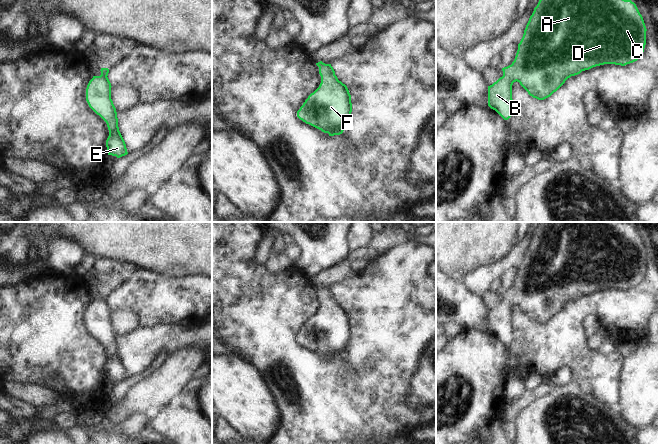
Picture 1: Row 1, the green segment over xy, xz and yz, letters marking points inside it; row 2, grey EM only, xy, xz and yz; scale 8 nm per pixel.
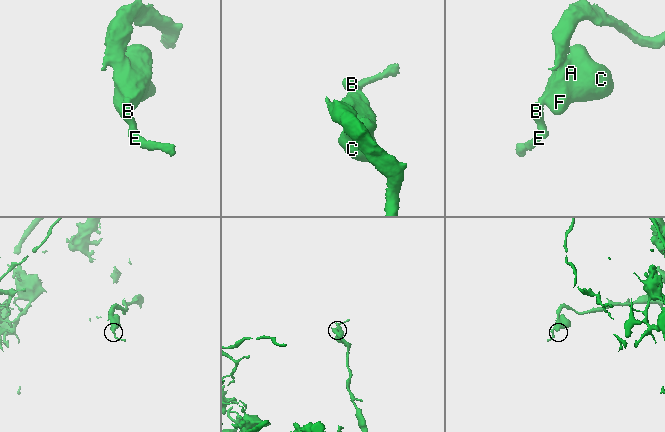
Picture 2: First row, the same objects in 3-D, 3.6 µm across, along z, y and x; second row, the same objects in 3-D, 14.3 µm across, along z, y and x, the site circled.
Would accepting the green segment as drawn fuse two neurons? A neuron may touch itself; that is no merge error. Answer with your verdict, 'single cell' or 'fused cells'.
single cell

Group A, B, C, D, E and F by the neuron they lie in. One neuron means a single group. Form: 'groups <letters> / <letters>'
groups A B C D E F

